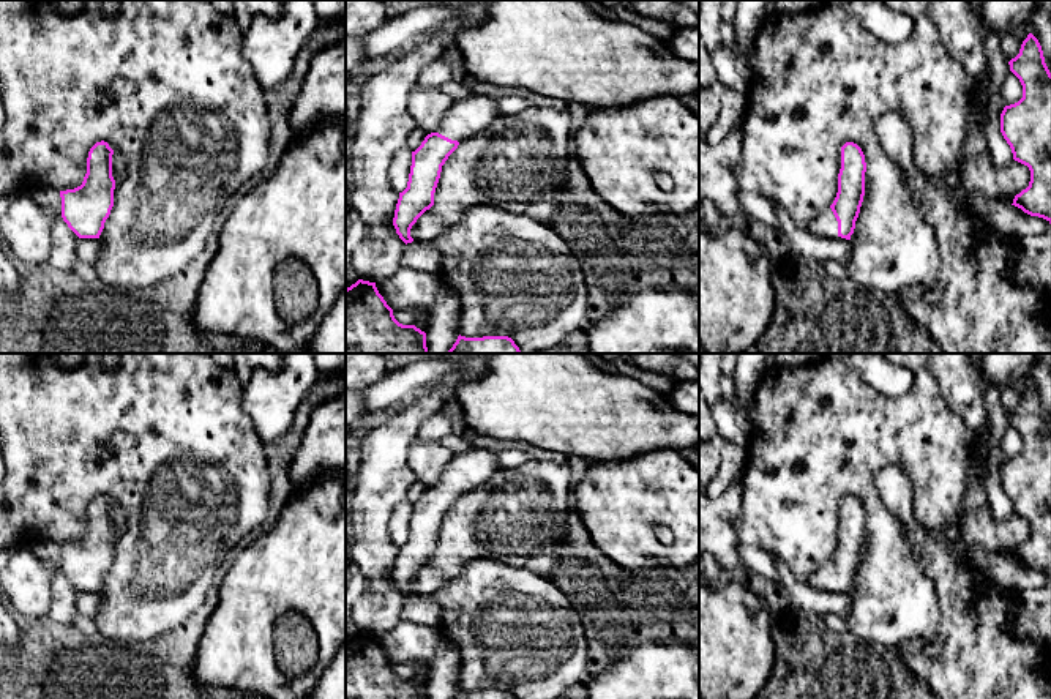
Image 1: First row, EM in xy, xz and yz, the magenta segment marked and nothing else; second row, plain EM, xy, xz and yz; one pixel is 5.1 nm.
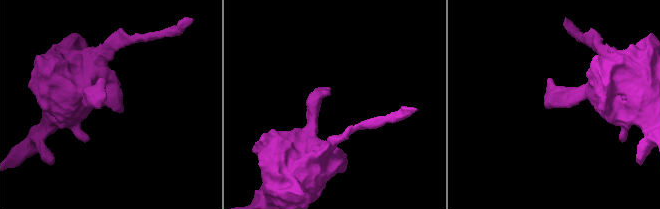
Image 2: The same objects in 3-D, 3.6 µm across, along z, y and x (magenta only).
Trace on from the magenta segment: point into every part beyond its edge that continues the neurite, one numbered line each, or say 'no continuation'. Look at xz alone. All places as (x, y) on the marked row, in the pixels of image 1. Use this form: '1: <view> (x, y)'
1: xz (469, 115)

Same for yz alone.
1: yz (824, 224)

